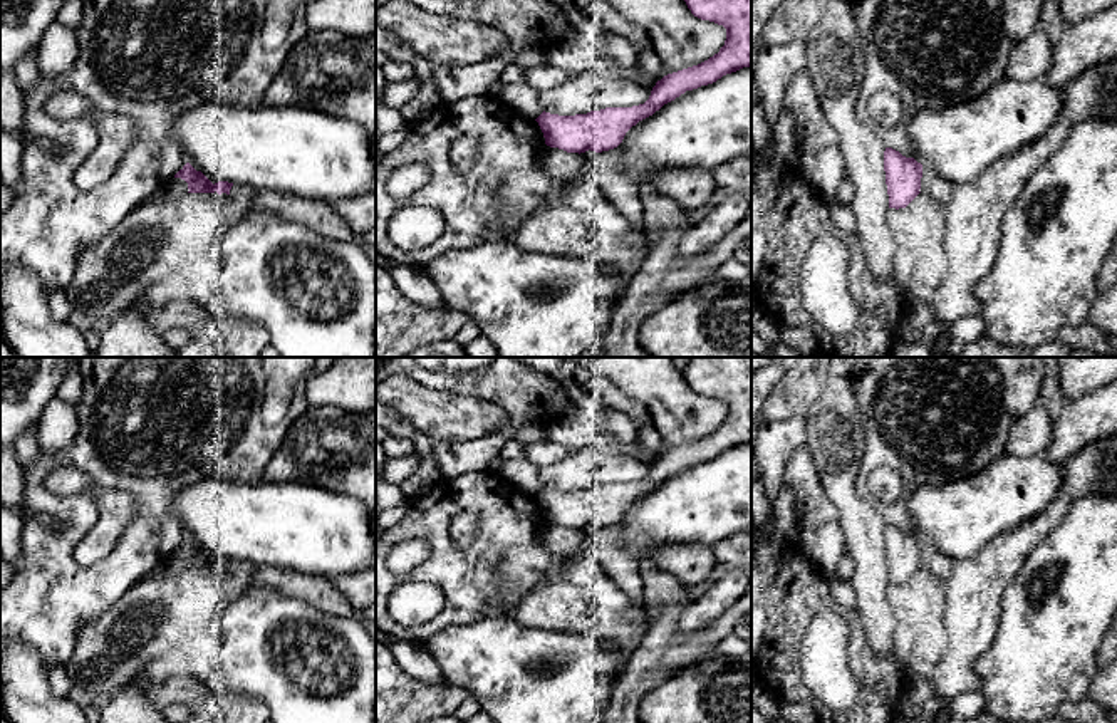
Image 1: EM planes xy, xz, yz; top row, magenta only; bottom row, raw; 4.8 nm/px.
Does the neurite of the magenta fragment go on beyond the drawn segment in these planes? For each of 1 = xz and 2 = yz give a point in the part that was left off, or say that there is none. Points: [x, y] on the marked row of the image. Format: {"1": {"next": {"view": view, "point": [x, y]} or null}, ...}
{"1": {"next": null}, "2": {"next": null}}

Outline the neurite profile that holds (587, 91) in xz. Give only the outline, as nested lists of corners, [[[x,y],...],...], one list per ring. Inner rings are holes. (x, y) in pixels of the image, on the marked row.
[[[584,70],[557,87],[540,91],[538,102],[545,112],[575,116],[605,107],[639,106],[649,99],[651,91],[629,74],[604,75]]]

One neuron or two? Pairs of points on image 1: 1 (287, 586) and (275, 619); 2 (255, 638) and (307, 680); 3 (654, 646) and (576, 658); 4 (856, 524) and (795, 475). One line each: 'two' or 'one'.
1: two
2: one
3: two
4: two

